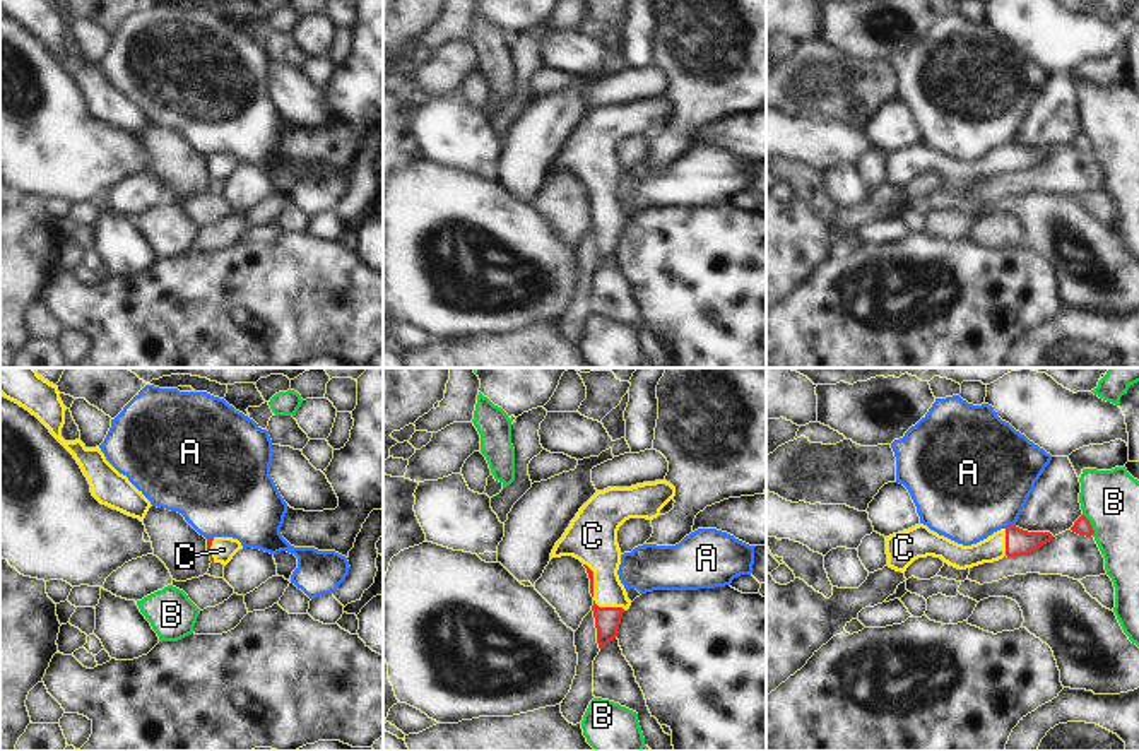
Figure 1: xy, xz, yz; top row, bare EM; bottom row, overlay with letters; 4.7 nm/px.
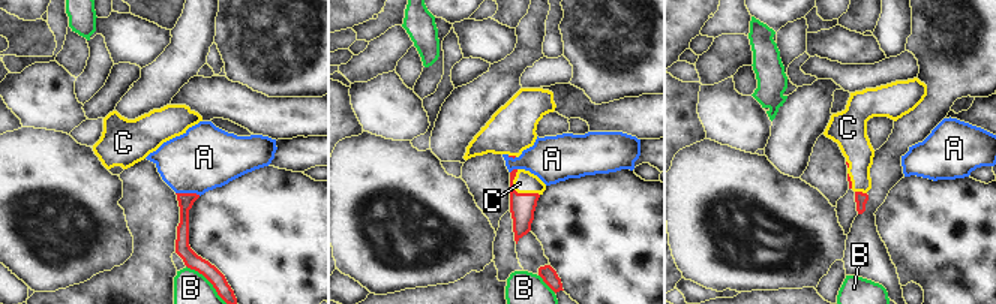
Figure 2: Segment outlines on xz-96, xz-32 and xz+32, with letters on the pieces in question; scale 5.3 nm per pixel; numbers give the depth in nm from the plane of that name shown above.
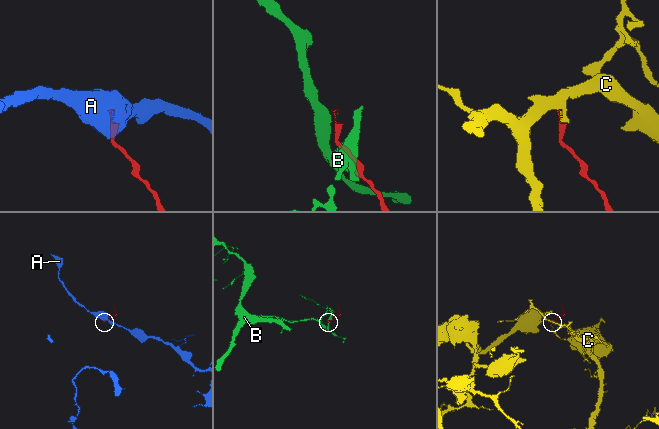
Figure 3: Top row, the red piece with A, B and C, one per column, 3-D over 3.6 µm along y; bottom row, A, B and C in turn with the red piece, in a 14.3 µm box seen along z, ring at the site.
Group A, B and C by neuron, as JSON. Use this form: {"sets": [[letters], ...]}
{"sets": [["A"], ["B"], ["C"]]}

